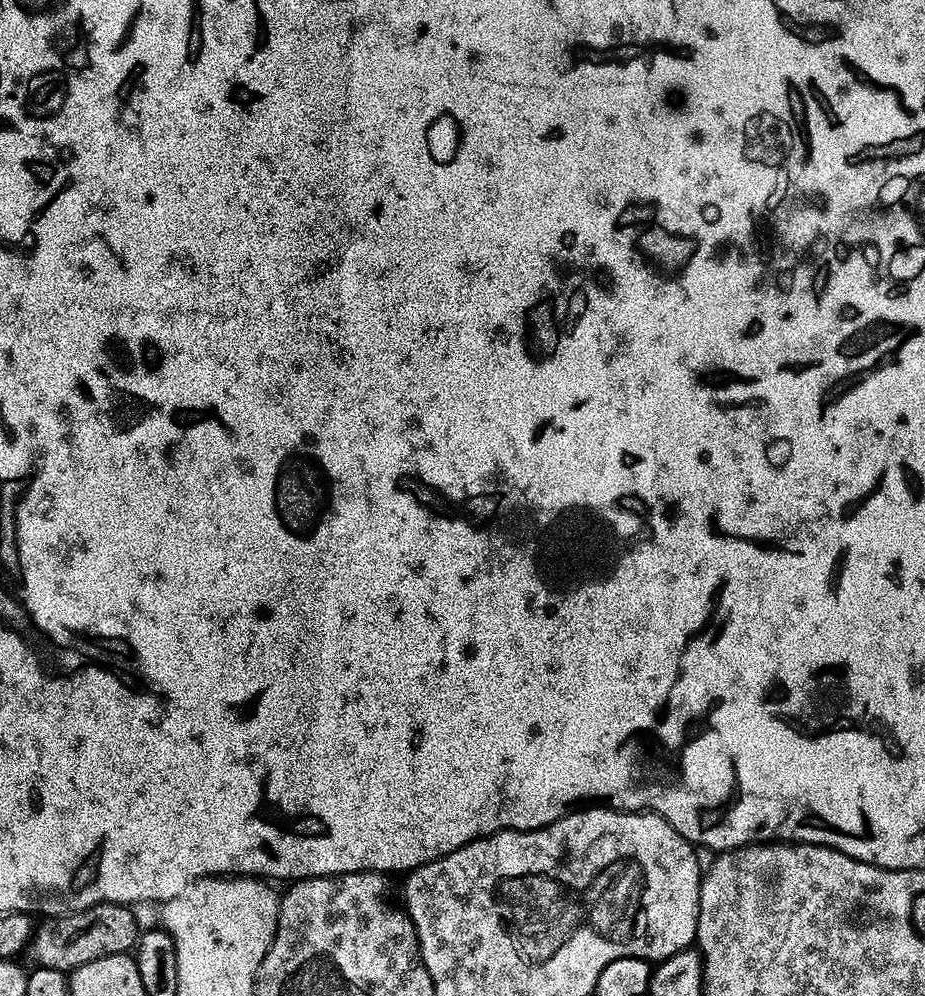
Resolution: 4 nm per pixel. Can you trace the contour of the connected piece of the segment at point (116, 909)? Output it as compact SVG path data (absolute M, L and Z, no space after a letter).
M95 904L69 916L41 919L28 942L26 956L33 960L33 965L68 974L86 962L94 962L94 958L131 953L138 939L136 916L132 912L135 911L131 907L122 904Z

